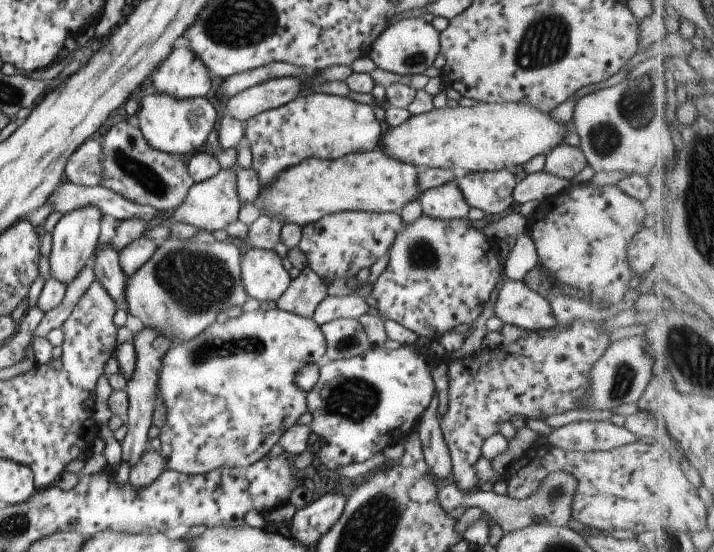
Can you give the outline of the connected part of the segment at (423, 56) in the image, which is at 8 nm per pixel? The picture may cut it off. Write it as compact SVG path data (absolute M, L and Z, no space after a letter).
M416 13L397 18L388 24L384 33L377 38L366 54L378 69L384 69L399 75L424 75L441 52L439 32L432 23L428 23Z

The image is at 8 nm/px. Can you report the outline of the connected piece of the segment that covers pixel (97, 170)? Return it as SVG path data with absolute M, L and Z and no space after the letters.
M88 137L68 158L66 179L82 186L100 185L103 181L101 150L101 144Z

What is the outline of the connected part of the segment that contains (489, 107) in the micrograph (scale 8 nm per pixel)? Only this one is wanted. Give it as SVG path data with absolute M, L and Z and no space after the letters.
M526 102L501 103L461 103L459 107L432 109L427 113L410 115L406 122L385 129L380 145L381 151L391 159L414 165L434 167L452 171L459 181L463 176L475 171L495 171L509 168L513 173L522 164L532 160L537 154L548 154L562 142L564 132L571 123L559 124L549 116Z

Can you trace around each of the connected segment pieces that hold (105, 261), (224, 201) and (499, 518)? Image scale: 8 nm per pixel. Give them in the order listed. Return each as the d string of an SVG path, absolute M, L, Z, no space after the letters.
M102 243L98 245L93 260L93 273L99 283L108 291L118 307L126 309L124 287L128 277L119 267L119 252L114 245Z
M236 163L233 170L220 171L205 181L195 182L190 187L184 202L178 208L171 211L169 215L161 217L151 227L159 224L170 227L172 224L176 224L176 222L182 222L182 224L190 224L190 226L196 226L196 228L214 232L215 230L226 228L232 222L236 222L241 204L239 194L237 193L237 170L238 165Z
M567 472L549 474L542 483L542 486L531 496L524 500L513 499L508 495L494 493L489 486L474 492L470 496L472 506L480 508L486 515L489 515L502 528L503 532L524 528L533 523L535 516L544 516L551 525L566 525L572 519L571 512L574 506L572 500L576 496L577 480Z

